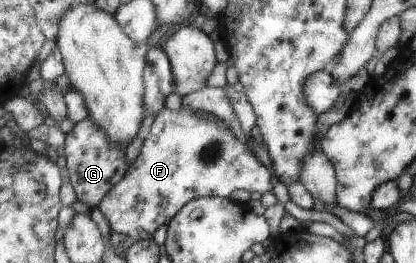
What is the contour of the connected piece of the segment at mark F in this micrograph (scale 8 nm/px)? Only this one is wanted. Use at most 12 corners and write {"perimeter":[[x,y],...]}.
{"perimeter":[[157,115],[100,209],[154,239],[183,207],[273,191],[229,121]]}

